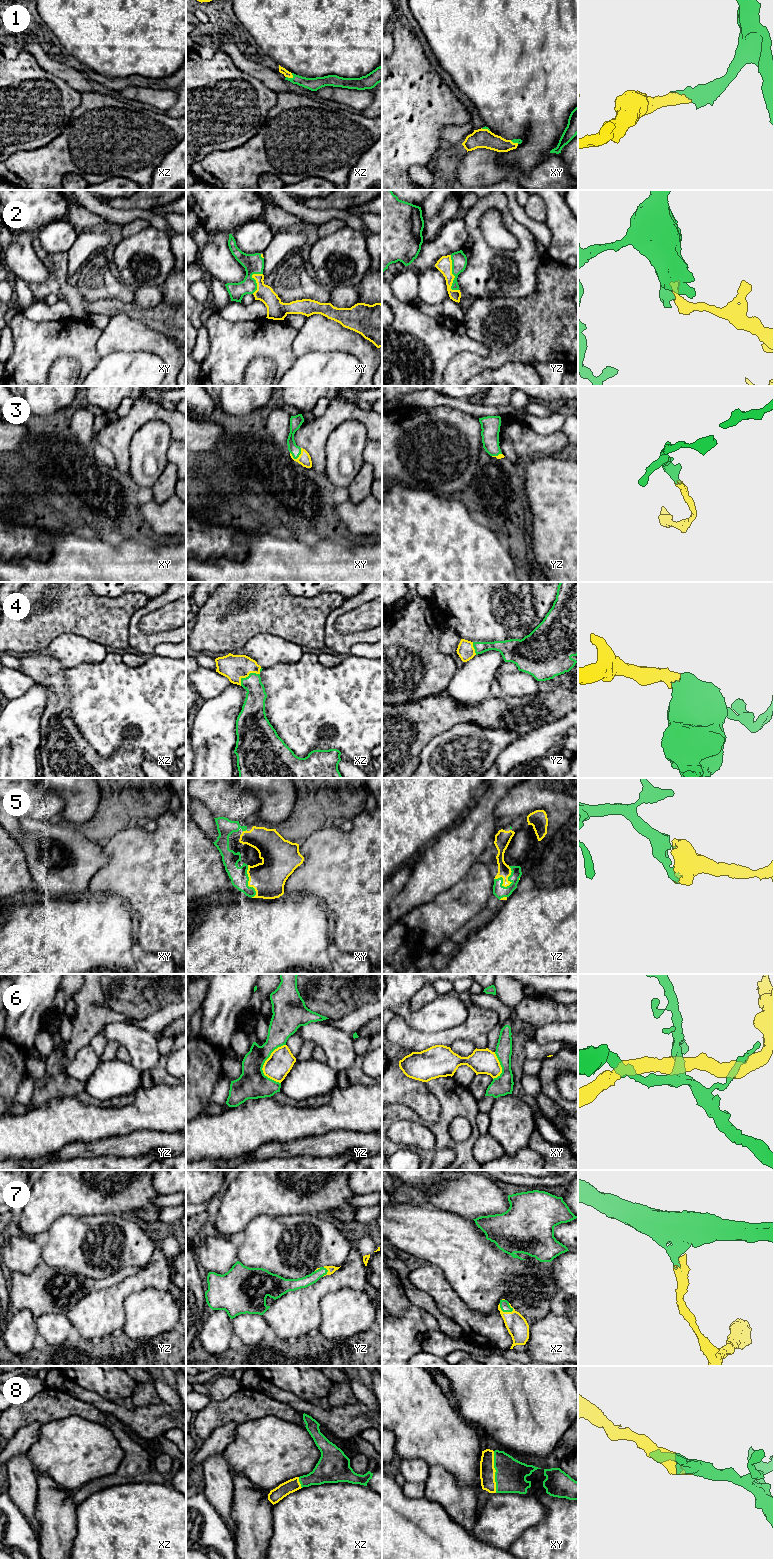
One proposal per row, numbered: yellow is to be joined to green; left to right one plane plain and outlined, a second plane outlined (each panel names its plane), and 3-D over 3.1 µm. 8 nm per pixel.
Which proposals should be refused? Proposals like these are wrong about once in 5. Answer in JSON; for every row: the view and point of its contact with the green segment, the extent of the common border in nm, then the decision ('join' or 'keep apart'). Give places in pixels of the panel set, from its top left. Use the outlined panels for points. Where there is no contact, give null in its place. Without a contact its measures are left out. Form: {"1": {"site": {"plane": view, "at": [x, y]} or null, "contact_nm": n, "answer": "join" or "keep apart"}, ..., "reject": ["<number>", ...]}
{"1": {"site": {"plane": "xz", "at": [289, 78]}, "contact_nm": 70, "answer": "join"}, "2": {"site": {"plane": "yz", "at": [453, 274]}, "contact_nm": 300, "answer": "join"}, "3": {"site": {"plane": "xy", "at": [300, 453]}, "contact_nm": 110, "answer": "join"}, "4": {"site": {"plane": "xz", "at": [248, 676]}, "contact_nm": 190, "answer": "join"}, "5": {"site": {"plane": "yz", "at": [508, 878]}, "contact_nm": 180, "answer": "join"}, "6": {"site": {"plane": "yz", "at": [263, 1064]}, "contact_nm": 320, "answer": "keep apart"}, "7": {"site": {"plane": "xz", "at": [504, 1311]}, "contact_nm": 130, "answer": "join"}, "8": {"site": {"plane": "xy", "at": [495, 1472]}, "contact_nm": 340, "answer": "join"}, "reject": ["6"]}

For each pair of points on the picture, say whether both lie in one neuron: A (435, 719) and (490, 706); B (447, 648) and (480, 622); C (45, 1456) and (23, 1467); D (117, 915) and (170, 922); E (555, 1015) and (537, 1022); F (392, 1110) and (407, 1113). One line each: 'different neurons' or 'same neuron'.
A: same neuron
B: different neurons
C: different neurons
D: different neurons
E: same neuron
F: same neuron

